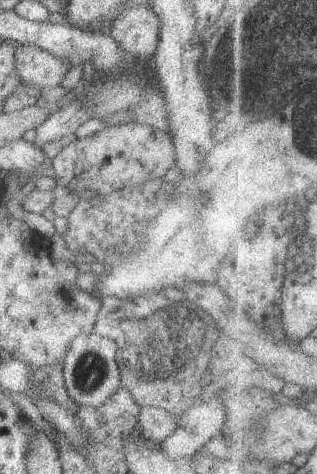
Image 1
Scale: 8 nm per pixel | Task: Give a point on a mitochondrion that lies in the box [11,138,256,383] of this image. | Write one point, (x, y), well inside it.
(150, 354)

